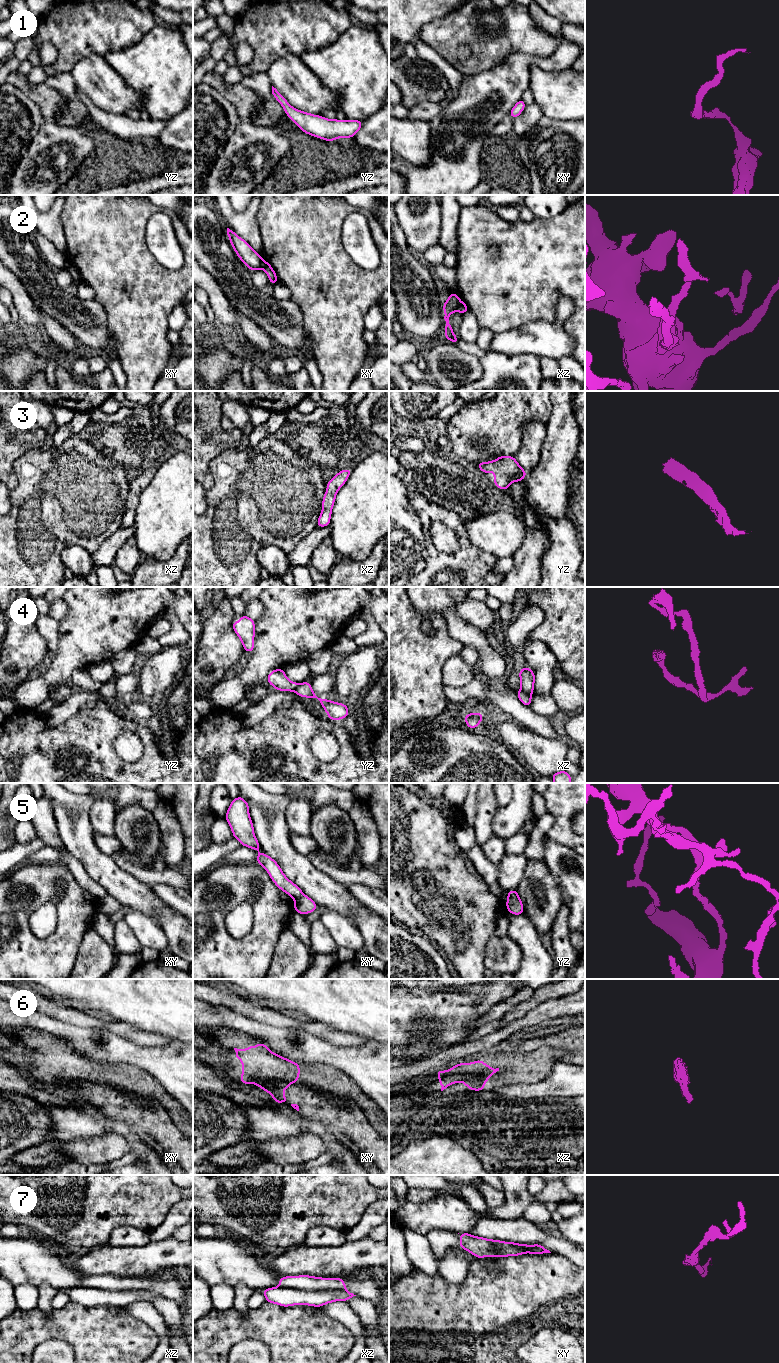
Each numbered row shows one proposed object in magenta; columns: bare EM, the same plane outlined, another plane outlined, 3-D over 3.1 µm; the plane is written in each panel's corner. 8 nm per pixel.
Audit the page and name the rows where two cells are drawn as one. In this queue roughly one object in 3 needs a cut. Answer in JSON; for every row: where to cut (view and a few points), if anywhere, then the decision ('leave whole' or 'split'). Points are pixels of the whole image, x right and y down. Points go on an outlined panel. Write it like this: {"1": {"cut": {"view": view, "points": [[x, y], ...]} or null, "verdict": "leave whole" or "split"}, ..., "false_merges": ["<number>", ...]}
{"1": {"cut": null, "verdict": "leave whole"}, "2": {"cut": {"view": "xz", "points": [[461, 301], [455, 310]]}, "verdict": "split"}, "3": {"cut": null, "verdict": "leave whole"}, "4": {"cut": {"view": "xz", "points": [[520, 688], [531, 694]]}, "verdict": "split"}, "5": {"cut": {"view": "yz", "points": [[517, 895], [508, 898]]}, "verdict": "split"}, "6": {"cut": {"view": "xz", "points": [[477, 1075], [445, 1074], [439, 1078]]}, "verdict": "split"}, "7": {"cut": {"view": "xz", "points": [[279, 1286], [306, 1290], [345, 1290]]}, "verdict": "split"}, "false_merges": ["2", "4", "5", "6", "7"]}

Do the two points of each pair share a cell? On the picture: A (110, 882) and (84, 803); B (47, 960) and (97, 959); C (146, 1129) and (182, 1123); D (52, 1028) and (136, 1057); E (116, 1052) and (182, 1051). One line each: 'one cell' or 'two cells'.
A: one cell
B: two cells
C: two cells
D: one cell
E: one cell

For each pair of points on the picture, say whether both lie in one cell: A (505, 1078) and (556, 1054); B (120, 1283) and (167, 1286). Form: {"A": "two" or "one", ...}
{"A": "one", "B": "one"}

